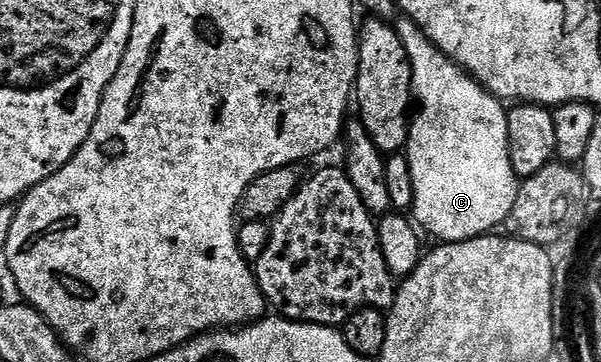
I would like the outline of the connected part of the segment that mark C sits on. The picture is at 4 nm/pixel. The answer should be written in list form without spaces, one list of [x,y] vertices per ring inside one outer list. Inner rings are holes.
[[[399,16],[396,28],[400,43],[404,43],[404,51],[408,51],[412,67],[412,97],[416,102],[416,112],[410,121],[410,134],[404,150],[412,167],[413,220],[442,243],[471,241],[473,237],[493,234],[497,225],[498,228],[505,226],[512,203],[516,203],[520,184],[520,178],[512,167],[508,147],[507,106],[499,98],[493,97],[469,73],[465,73],[456,62],[445,57],[409,17]]]

